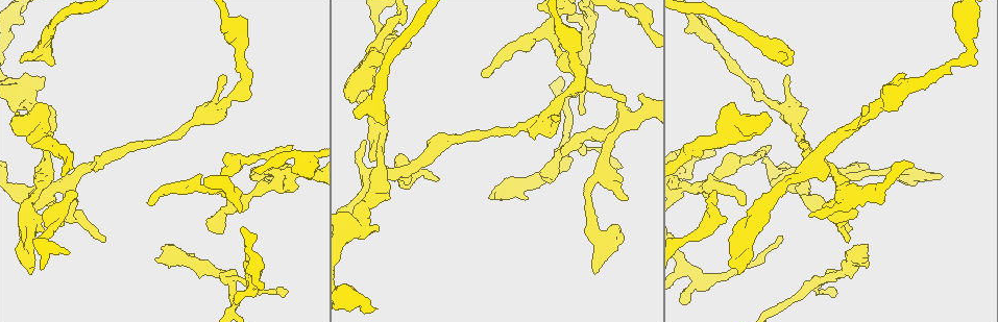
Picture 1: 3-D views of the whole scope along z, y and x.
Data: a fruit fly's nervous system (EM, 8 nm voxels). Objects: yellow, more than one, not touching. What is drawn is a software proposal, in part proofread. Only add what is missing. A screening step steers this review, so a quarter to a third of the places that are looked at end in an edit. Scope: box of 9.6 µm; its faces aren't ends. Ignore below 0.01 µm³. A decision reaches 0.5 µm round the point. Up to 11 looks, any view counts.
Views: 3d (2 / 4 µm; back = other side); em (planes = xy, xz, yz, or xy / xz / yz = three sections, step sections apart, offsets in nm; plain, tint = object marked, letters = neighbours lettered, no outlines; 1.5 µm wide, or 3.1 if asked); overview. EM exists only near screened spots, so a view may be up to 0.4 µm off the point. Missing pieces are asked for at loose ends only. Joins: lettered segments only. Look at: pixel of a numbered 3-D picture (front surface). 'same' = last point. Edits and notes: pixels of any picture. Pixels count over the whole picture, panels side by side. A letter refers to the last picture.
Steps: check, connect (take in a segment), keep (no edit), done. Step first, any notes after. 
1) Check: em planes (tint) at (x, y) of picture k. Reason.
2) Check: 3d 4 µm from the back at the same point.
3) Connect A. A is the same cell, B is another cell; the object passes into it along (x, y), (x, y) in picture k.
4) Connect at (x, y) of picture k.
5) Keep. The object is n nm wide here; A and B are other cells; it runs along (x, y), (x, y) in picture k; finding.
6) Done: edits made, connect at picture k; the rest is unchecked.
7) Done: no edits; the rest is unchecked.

Check: 3d 2 µm at (778, 62) of picture 1. An open end.

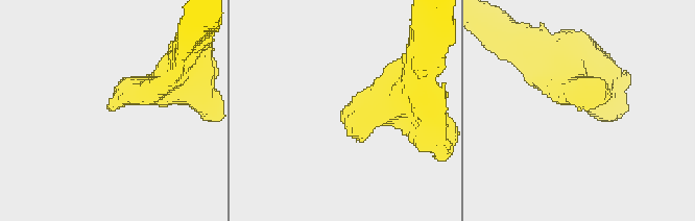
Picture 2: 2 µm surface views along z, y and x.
Check: em yz step 4 (tint) at (341, 116) of picture 2. Shape alone is not enough.

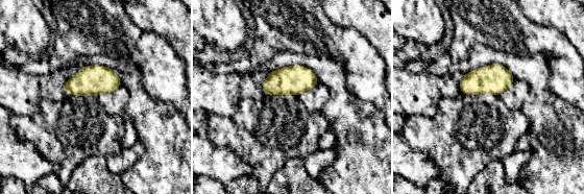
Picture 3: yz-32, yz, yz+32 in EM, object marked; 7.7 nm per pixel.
Check: em planes (letters) at the same point.

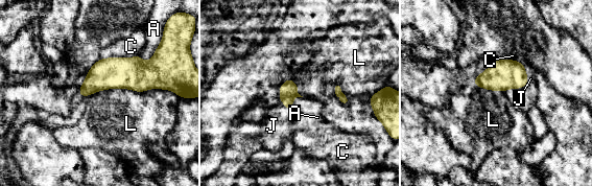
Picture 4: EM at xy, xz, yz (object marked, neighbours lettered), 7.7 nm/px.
Connect J. J is the same cell, A, C and L are other cells; the object passes into it along (502, 74), (525, 73), (529, 69) in picture 4; the neuron continues.

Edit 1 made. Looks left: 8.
Check: overview.

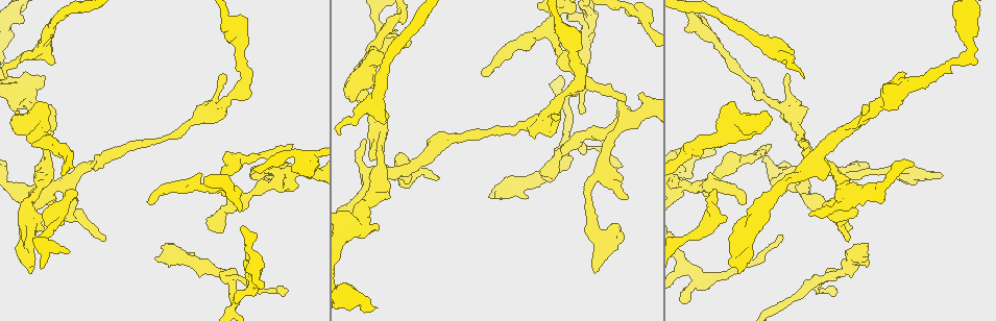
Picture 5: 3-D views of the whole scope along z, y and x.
Check: em planes (letters) at (377, 225) of picture 5. Stops while still wide.

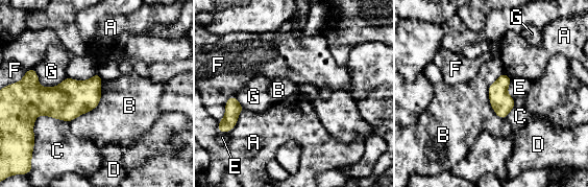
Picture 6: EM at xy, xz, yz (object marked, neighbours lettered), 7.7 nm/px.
Keep. The longest contact is with B, 420 nm; A, B, C, D, E, F and G are other cells; a border runs along (102, 79), (99, 103), (69, 122) in picture 6; none of them fits.

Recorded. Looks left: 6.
Check: em yz step 4 (letters) at (351, 102) of picture 5. Branch stops here.

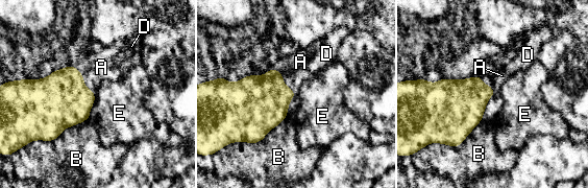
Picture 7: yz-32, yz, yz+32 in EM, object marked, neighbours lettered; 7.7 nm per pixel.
Check: em planes (letters) at the same point.

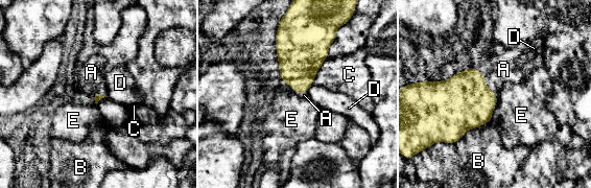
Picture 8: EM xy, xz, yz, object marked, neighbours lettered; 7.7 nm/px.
Connect A. A is the same cell, B, C, D and E are other cells; the object passes into it along (97, 97), (101, 95), (91, 72) in picture 8; the neuron continues.

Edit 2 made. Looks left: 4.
Check: 3d 2 µm at (408, 46) of picture 5. Free end.

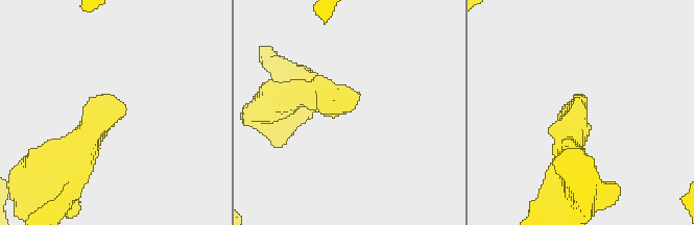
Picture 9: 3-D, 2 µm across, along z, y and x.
Check: em planes (tint) at (114, 99) of picture 9. Now the EM.

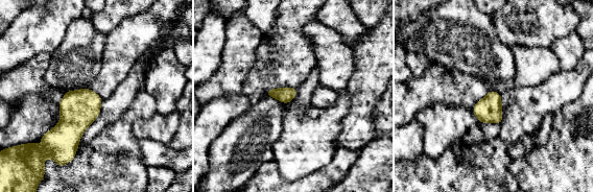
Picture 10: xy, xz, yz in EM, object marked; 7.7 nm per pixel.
Check: em planes (letters) at the same point.

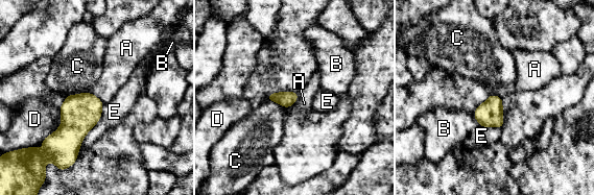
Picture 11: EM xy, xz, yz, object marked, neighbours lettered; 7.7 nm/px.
Keep. The longest contact is with E, 380 nm; A, B, C, D and E are other cells; none of them fits.

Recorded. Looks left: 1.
Done: edits made, connect at picture 4, connect at picture 8; the rest is unchecked.

